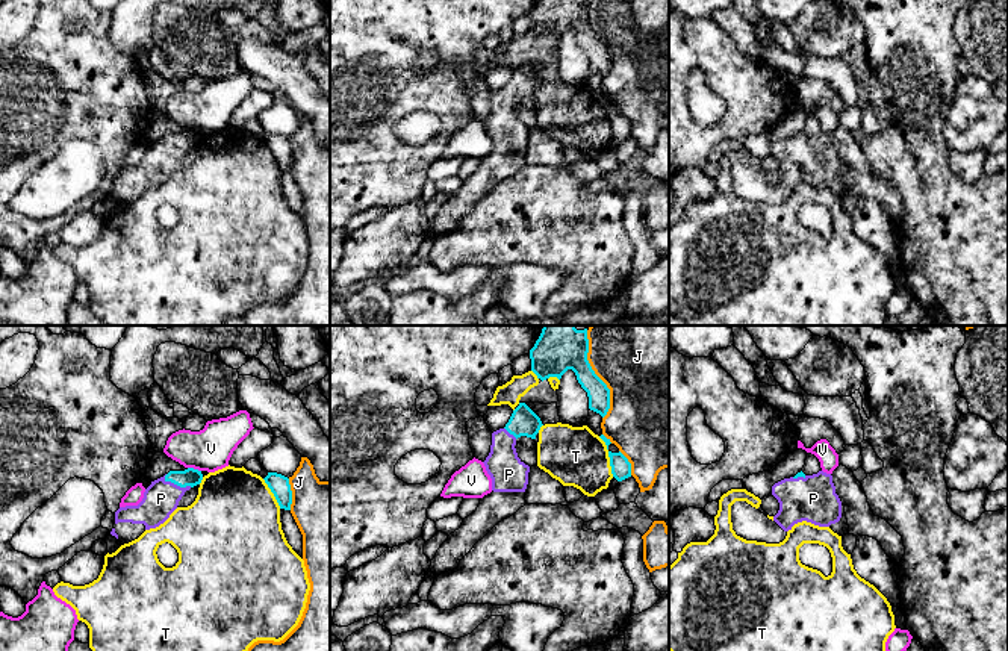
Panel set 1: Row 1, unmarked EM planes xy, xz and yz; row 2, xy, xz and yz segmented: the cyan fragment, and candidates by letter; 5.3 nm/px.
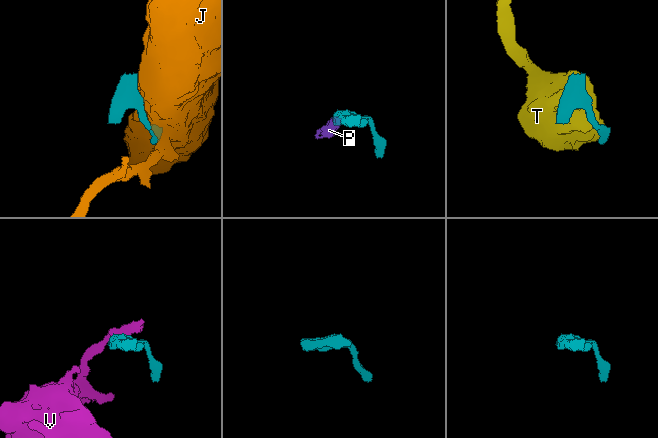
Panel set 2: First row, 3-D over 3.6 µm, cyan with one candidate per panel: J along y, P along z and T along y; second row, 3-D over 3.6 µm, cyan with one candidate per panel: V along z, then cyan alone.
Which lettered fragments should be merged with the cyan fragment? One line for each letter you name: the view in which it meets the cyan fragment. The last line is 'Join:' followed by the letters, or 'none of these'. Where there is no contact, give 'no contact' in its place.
P: contact in xy
Join: P

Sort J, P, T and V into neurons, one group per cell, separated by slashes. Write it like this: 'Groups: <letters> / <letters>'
Groups: J / P / T / V

